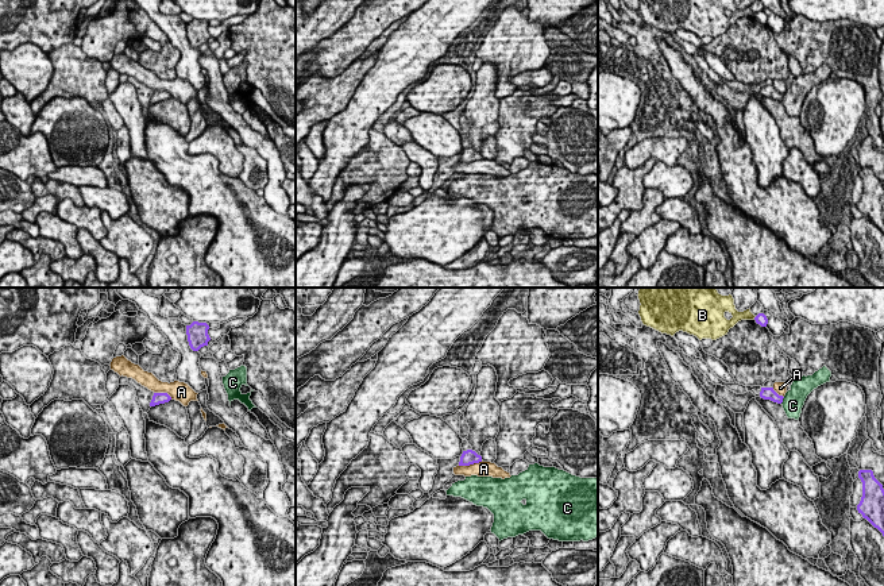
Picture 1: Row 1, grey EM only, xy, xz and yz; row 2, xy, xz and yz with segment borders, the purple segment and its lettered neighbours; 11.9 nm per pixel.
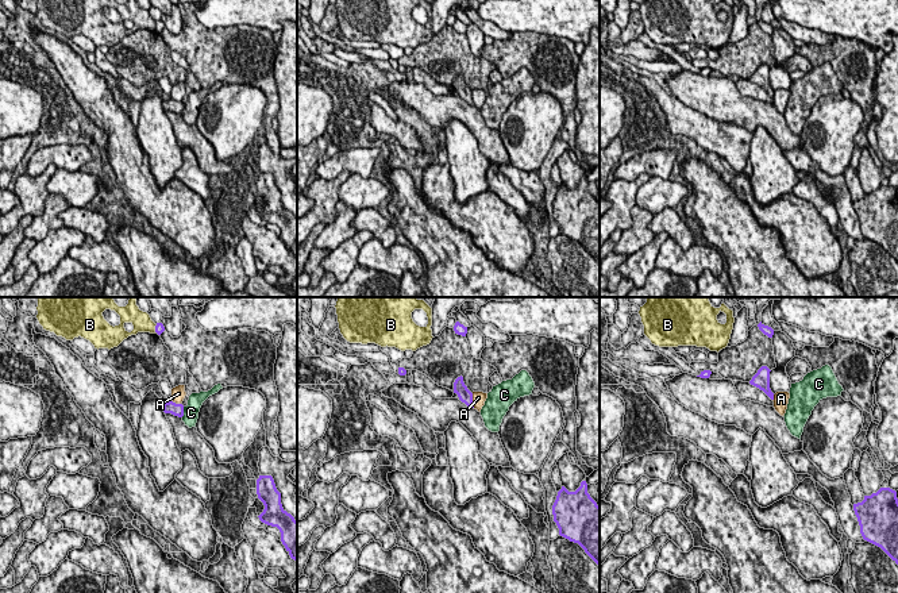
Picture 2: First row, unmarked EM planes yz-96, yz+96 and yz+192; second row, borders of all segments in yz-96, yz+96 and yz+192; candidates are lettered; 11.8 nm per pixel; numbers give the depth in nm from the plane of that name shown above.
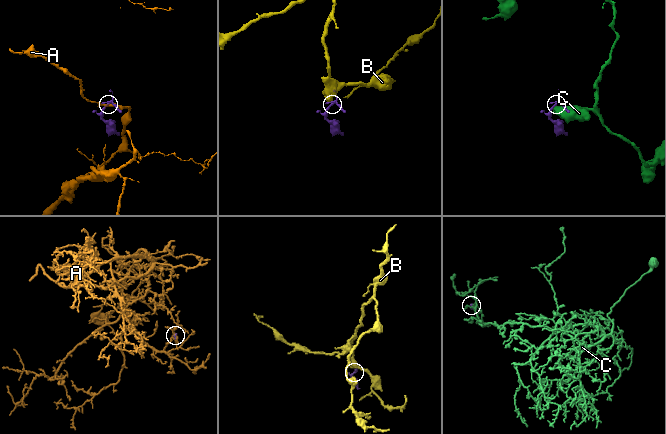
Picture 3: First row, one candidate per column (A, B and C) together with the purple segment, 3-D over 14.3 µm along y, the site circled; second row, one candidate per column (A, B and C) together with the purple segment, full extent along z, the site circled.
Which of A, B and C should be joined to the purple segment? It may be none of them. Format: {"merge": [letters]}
{"merge": []}

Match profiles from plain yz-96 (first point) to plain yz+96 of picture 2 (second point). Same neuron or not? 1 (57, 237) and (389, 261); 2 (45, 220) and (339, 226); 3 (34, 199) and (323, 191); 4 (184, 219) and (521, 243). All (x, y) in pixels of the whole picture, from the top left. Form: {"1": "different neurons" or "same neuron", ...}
{"1": "different neurons", "2": "same neuron", "3": "same neuron", "4": "same neuron"}

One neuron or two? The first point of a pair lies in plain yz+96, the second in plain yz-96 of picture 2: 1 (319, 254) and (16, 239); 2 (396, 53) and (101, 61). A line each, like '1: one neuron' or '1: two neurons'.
1: two neurons
2: two neurons

